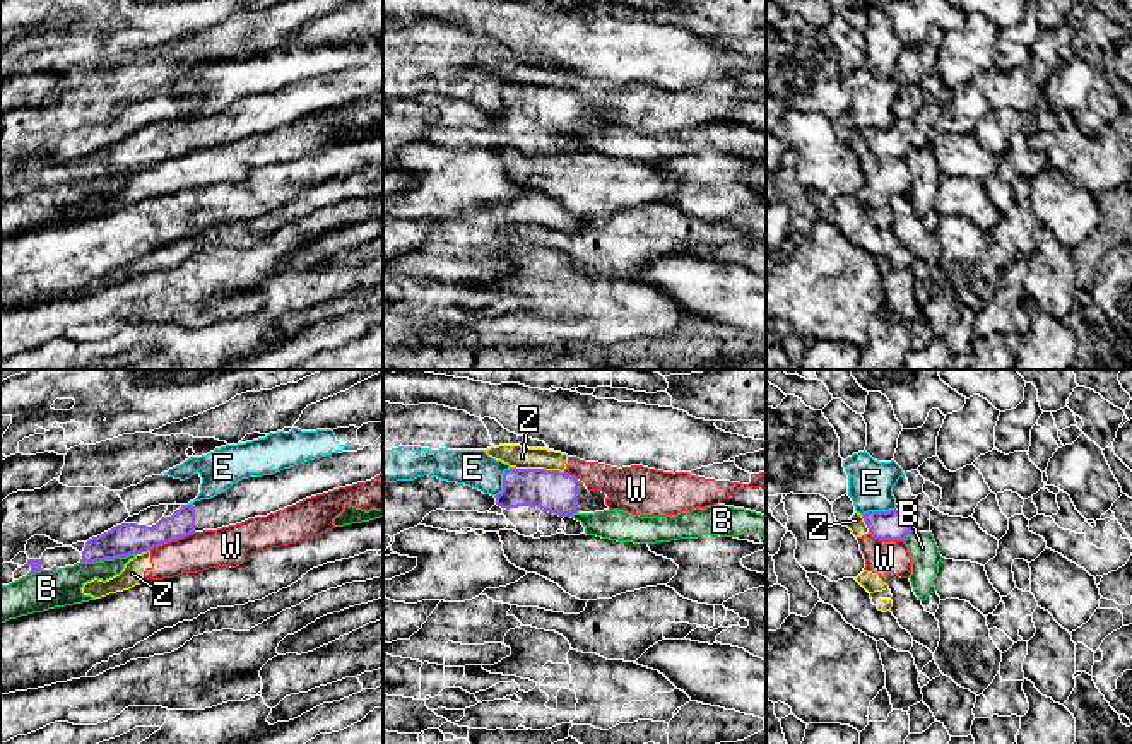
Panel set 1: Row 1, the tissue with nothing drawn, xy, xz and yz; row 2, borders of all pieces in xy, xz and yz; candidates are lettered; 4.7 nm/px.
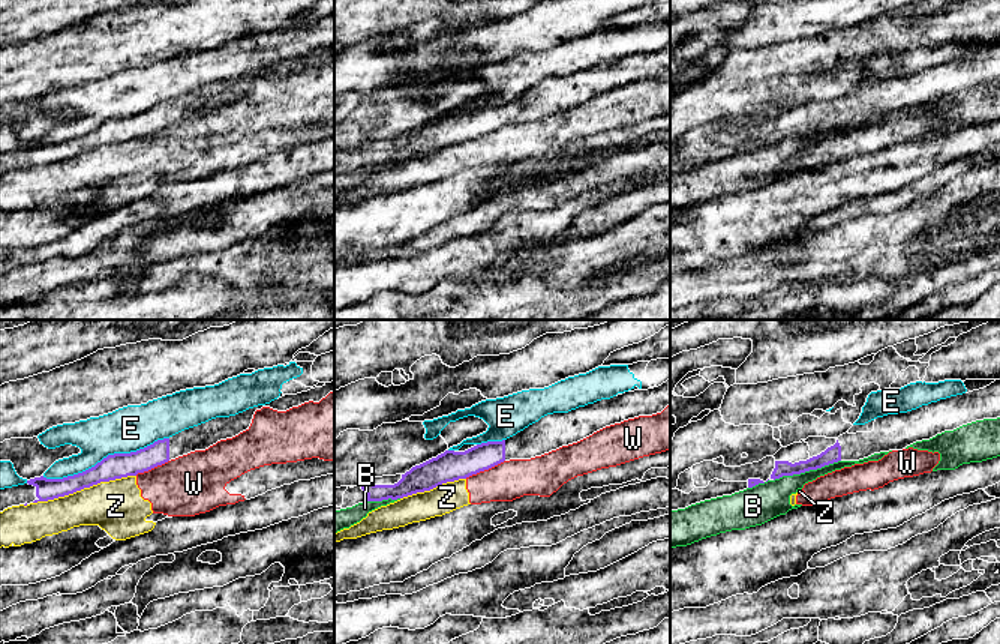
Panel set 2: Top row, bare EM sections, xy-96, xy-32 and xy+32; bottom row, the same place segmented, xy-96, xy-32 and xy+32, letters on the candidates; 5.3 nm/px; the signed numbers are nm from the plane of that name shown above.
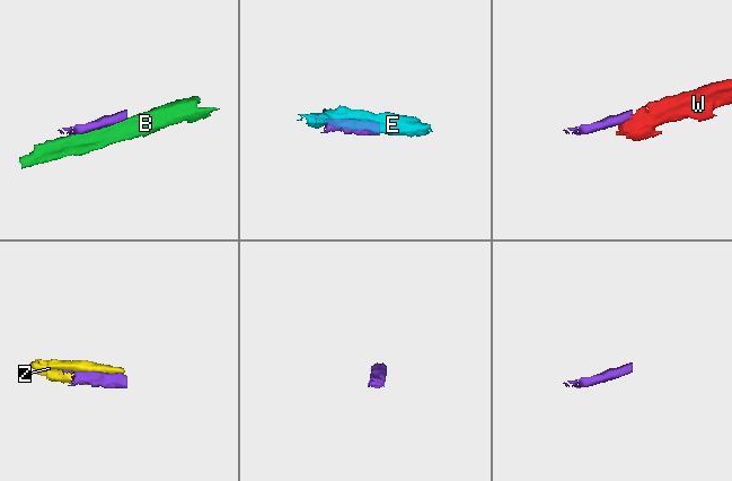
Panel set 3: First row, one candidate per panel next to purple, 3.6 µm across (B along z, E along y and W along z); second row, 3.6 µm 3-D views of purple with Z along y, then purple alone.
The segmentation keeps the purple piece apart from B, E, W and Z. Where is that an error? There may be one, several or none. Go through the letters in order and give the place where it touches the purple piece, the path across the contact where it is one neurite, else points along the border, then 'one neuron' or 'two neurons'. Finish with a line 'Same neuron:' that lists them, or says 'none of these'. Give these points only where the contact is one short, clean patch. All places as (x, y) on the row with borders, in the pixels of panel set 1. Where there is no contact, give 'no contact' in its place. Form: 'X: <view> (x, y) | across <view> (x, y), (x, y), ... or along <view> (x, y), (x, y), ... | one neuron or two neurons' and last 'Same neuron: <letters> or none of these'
B: xy (108, 558) | two neurons
E: xz (503, 479) | two neurons
W: xy (171, 539) | along xy (194, 531), (149, 549) | two neurons
Z: xz (541, 469) | two neurons
Same neuron: none of these

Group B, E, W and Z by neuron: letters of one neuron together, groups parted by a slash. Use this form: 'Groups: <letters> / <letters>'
Groups: B / E / W Z

